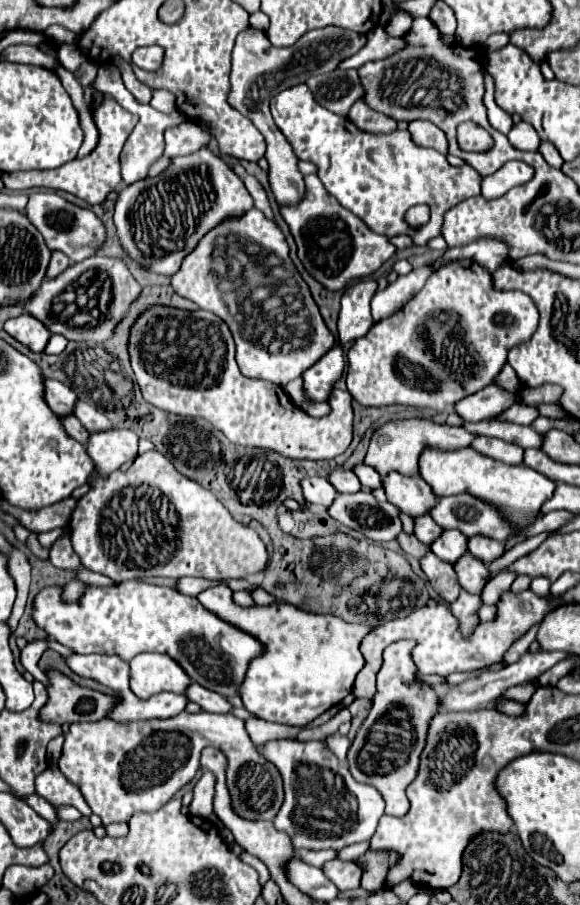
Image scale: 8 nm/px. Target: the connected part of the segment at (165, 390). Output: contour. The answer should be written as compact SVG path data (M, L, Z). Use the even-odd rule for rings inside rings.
M150 306L144 310L134 326L130 328L128 338L128 354L132 362L132 370L136 374L136 382L142 390L142 396L146 402L154 404L160 410L178 414L178 416L192 416L192 418L204 418L214 428L218 428L230 442L250 448L266 448L274 450L282 456L288 456L290 460L332 460L350 446L352 442L352 396L350 392L332 390L332 396L328 400L332 412L324 418L312 418L302 408L298 408L288 394L282 394L282 390L266 380L248 378L240 372L236 360L234 360L234 340L224 324L216 314L206 310L180 310L170 306Z

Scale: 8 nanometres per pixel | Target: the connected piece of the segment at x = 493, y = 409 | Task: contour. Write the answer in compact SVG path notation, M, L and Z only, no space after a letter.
M490 384L478 390L474 396L466 396L466 400L454 404L454 410L466 422L480 422L498 416L512 404L514 404L514 394L498 388L496 384Z

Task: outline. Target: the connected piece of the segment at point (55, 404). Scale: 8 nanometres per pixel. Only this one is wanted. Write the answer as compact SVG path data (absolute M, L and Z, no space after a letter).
M46 378L46 402L50 410L62 418L72 414L74 404L78 402L78 396L74 396L74 392L66 388L62 382Z

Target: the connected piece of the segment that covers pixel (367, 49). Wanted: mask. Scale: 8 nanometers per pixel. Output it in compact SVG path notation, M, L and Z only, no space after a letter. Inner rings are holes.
M376 26L372 32L368 32L368 44L362 48L362 52L346 58L338 68L360 68L366 62L388 58L392 52L400 52L402 48L406 48L404 38L392 38L382 30L382 26Z

